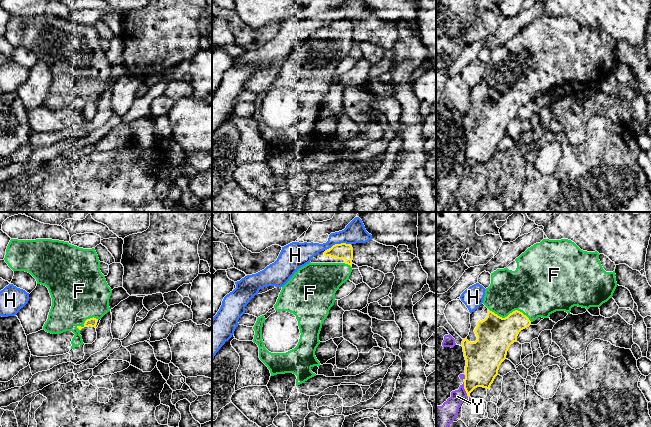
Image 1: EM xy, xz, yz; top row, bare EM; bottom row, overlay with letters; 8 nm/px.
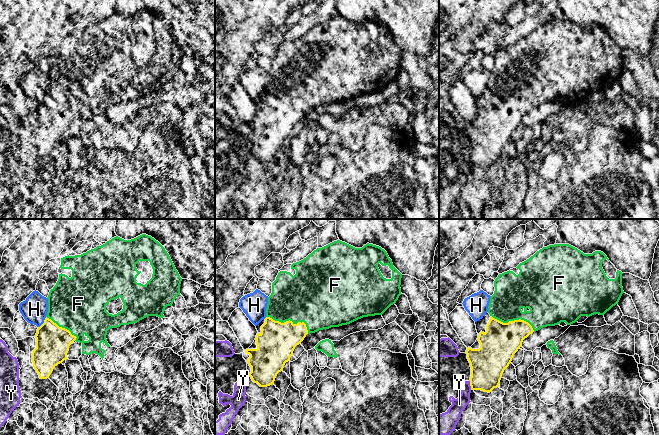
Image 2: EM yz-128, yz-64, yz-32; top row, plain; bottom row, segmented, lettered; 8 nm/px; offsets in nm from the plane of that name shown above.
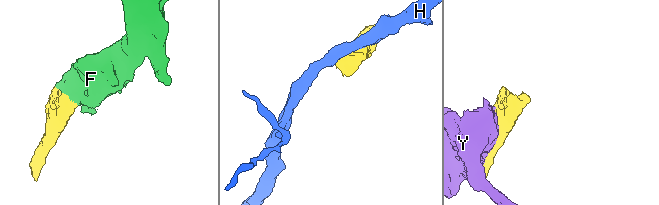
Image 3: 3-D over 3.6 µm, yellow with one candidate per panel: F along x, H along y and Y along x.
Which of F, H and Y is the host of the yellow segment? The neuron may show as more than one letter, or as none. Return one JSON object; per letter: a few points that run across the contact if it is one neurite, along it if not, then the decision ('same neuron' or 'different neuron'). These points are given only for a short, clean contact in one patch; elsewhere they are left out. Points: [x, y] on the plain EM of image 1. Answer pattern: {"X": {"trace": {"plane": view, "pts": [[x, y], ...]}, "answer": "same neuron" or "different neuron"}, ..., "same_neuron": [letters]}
{"F": {"answer": "same neuron"}, "H": {"answer": "different neuron"}, "Y": {"answer": "different neuron"}, "same_neuron": ["F"]}

